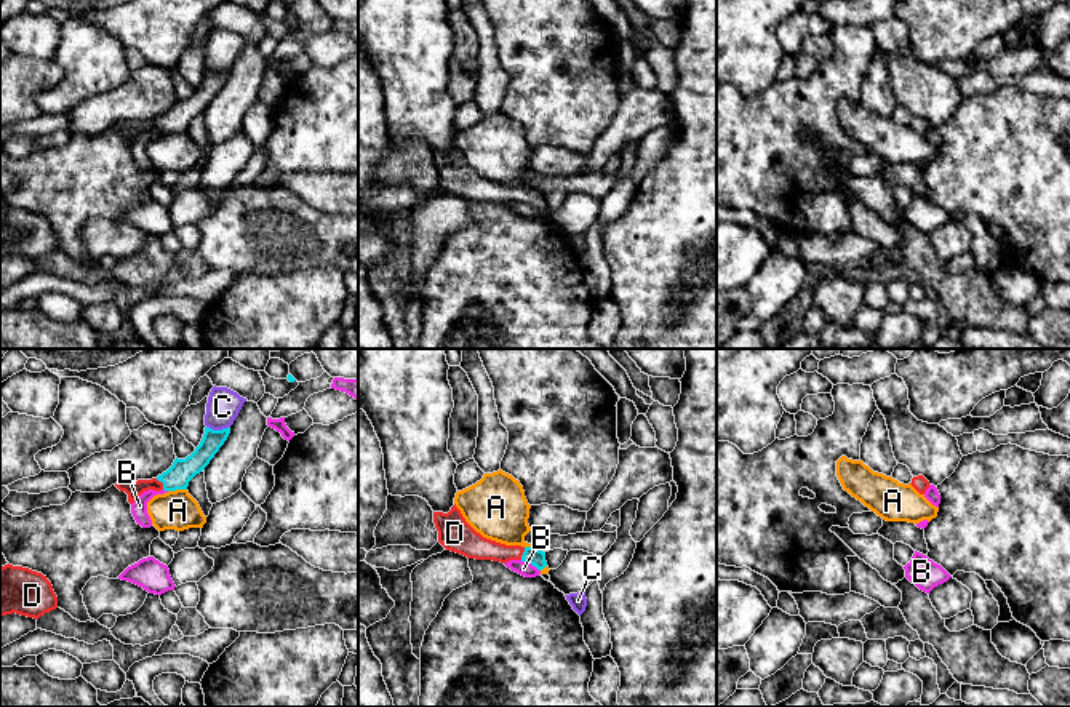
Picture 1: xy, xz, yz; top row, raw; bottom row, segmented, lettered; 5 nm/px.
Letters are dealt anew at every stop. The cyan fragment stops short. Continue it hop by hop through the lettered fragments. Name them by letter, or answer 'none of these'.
D

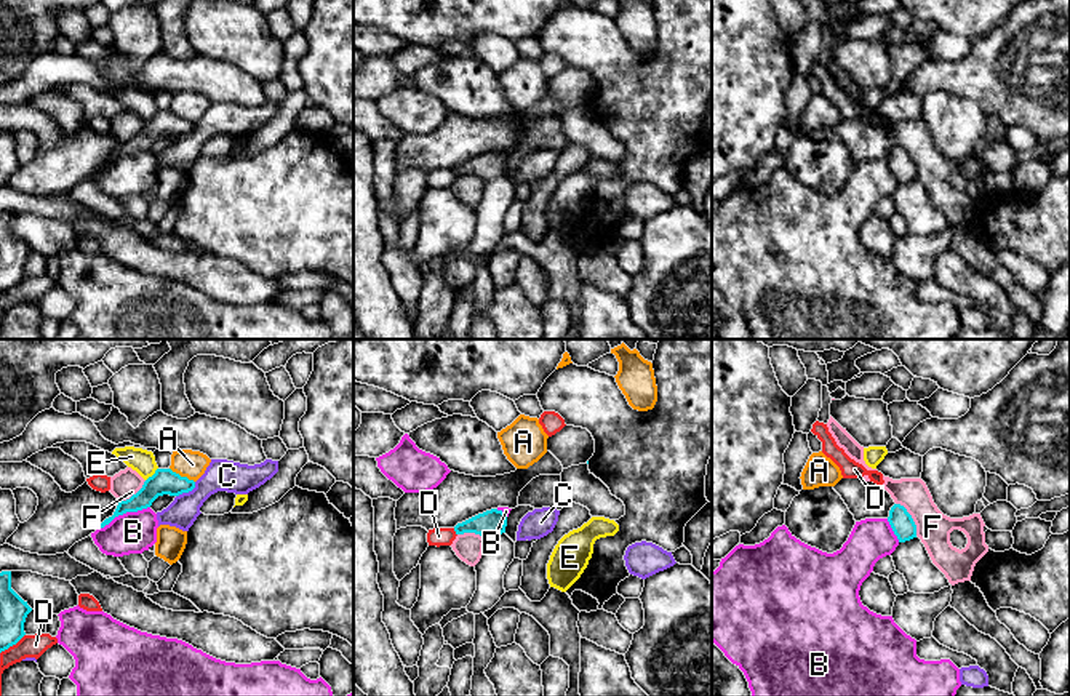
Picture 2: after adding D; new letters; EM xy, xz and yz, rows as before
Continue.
none of these

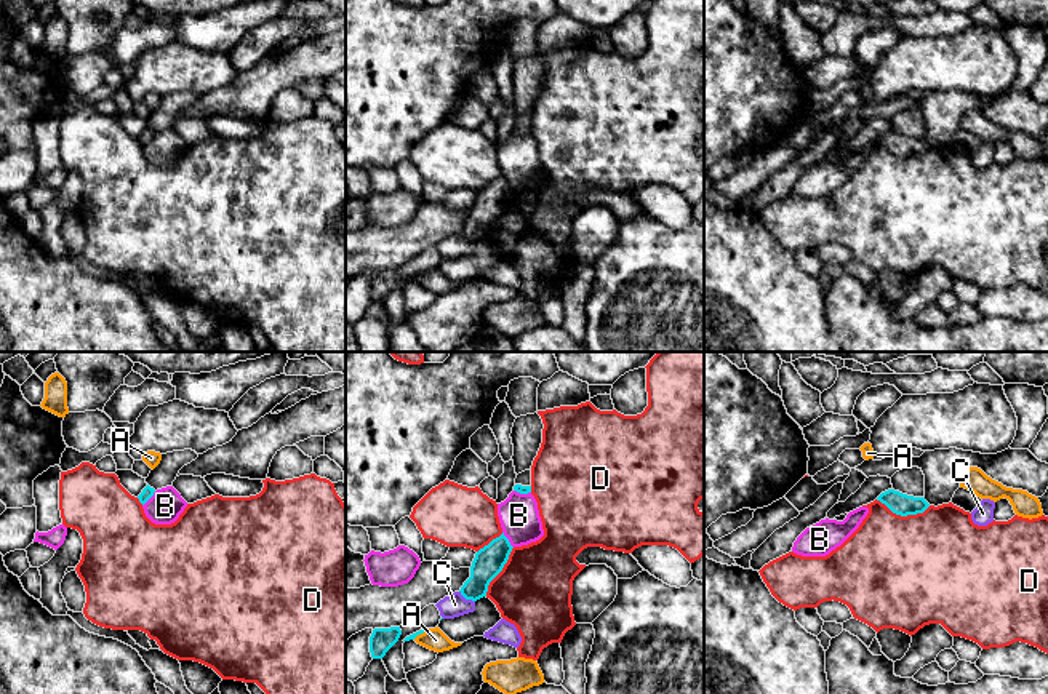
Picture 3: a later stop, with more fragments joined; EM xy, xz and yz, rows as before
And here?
none of these

